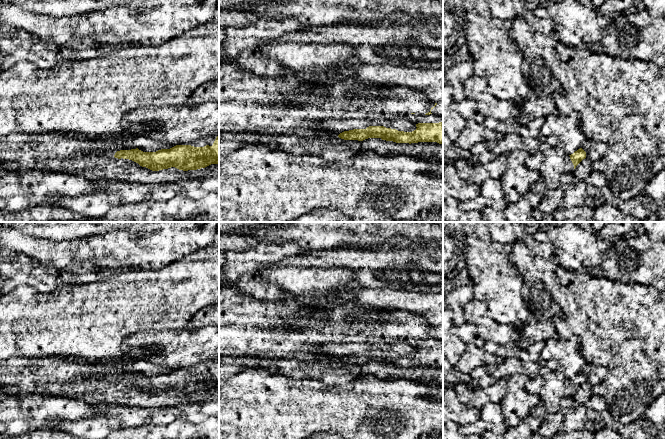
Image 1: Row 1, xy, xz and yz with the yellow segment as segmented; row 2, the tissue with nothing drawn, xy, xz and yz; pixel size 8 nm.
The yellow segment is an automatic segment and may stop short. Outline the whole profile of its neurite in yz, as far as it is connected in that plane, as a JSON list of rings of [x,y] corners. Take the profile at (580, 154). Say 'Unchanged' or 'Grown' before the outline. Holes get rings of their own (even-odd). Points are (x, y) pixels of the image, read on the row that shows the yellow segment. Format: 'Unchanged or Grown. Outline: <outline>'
Grown. Outline: [[[554,146],[544,152],[529,154],[525,159],[527,168],[539,171],[544,188],[560,187],[561,176],[573,172],[576,166],[586,158],[586,152],[580,148],[568,155],[559,147]]]

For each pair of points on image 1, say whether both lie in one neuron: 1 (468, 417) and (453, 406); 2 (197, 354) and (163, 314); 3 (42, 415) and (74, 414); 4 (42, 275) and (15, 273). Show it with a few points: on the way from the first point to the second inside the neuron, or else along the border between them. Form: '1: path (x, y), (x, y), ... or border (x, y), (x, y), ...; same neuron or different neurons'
1: path (464, 414), (457, 410); same neuron
2: border (184, 327), (153, 330); different neurons
3: path (50, 413), (66, 413); same neuron
4: path (35, 275), (22, 273); same neuron

